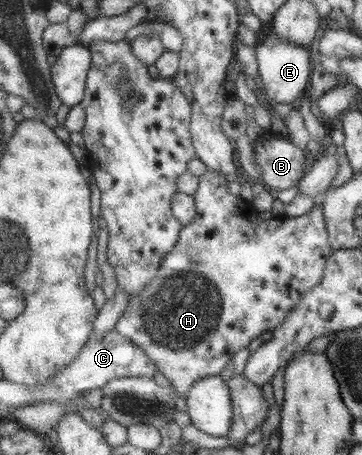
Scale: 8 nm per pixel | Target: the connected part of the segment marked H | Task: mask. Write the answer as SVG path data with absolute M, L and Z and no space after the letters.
M209 170L206 174L199 177L198 191L196 191L193 197L197 212L194 220L182 227L174 248L162 259L158 276L155 276L155 279L144 290L137 292L130 298L124 314L121 315L115 326L115 330L122 337L140 347L147 354L147 357L153 360L160 374L164 374L170 380L170 384L173 386L172 390L178 392L178 396L183 396L185 399L195 382L198 382L198 380L205 376L219 375L224 371L225 366L230 365L233 354L235 355L242 348L248 347L252 340L261 337L264 332L276 330L277 326L280 326L287 319L288 313L295 304L300 302L307 292L310 292L315 286L320 284L323 272L325 271L326 261L333 253L330 246L326 219L320 205L315 205L302 216L287 217L282 215L275 216L270 220L262 220L259 217L260 213L254 208L253 204L243 200L241 196L231 194L228 186L229 181L222 173L215 173Z

